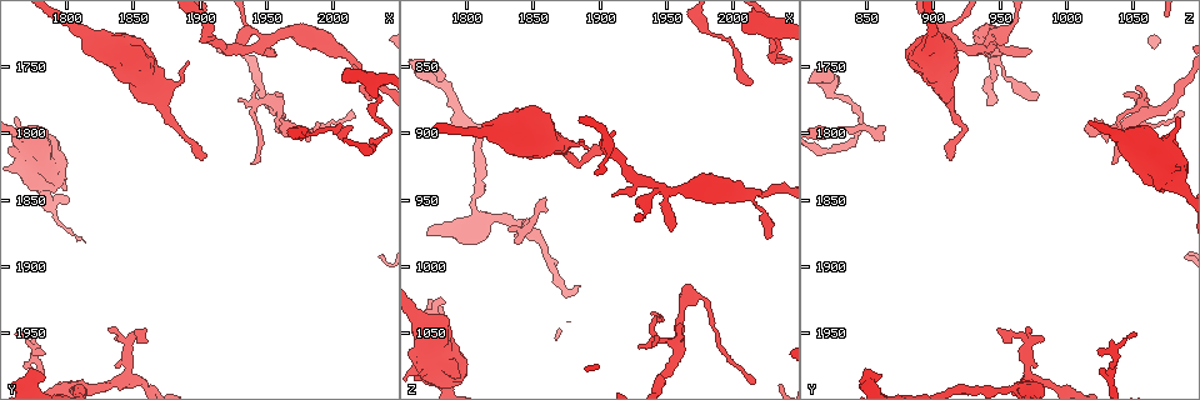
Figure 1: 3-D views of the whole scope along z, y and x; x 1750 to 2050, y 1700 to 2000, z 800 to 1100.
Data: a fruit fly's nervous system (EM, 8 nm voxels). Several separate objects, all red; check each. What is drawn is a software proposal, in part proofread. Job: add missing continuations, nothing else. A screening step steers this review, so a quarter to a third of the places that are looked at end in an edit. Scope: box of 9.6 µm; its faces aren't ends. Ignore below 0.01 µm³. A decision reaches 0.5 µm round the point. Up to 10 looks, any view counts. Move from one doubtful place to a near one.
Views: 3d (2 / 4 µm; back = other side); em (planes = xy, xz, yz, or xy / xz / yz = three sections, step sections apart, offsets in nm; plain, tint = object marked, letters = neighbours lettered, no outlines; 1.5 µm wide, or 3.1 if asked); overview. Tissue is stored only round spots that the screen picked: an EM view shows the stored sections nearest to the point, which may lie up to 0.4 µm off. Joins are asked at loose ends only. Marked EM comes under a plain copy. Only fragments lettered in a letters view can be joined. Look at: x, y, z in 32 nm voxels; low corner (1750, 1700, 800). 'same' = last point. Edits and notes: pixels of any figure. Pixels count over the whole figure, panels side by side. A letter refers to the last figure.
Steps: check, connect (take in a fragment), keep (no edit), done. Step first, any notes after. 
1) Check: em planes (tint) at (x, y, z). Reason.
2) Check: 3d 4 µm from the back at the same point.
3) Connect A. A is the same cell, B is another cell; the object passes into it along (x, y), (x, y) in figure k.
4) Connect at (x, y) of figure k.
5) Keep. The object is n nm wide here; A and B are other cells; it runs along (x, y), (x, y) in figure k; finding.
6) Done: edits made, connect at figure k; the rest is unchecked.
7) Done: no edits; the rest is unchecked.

Check: em planes (tint) at (2008, 1756, 822). An open end.

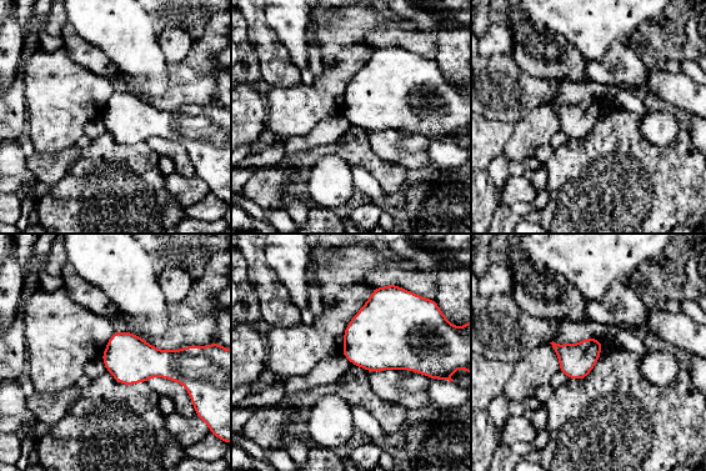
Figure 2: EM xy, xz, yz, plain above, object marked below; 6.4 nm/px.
Check: em planes (letters) at the same point.

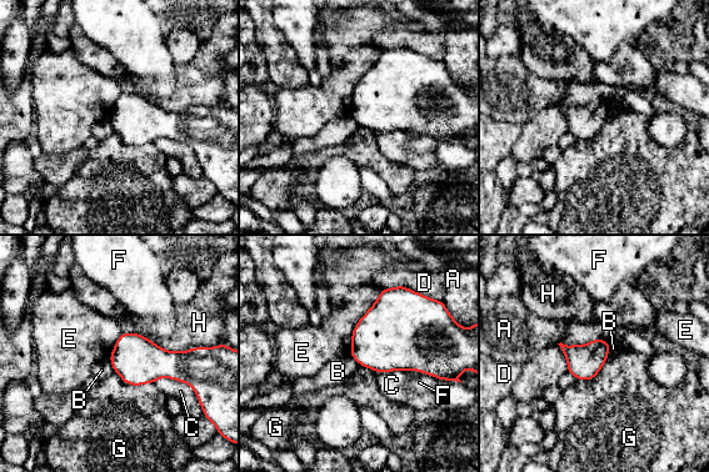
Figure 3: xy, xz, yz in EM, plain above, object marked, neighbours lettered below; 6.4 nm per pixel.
Keep. The longest contact is with E, 480 nm; A, B, C, D, E, F, G and H are other cells; a border runs along (612, 345), (605, 361) in figure 3; none of them fits.

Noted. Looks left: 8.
Check: 3d 2 µm at (1906, 1818, 914). Tapers out.

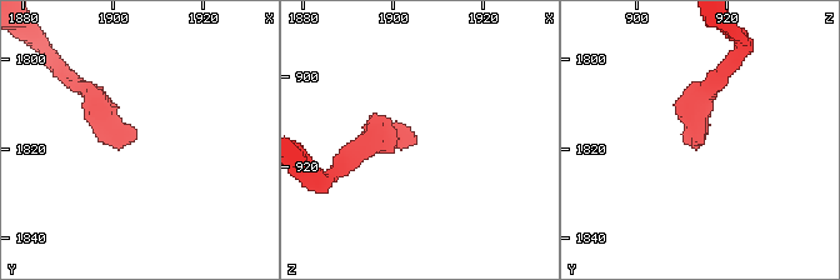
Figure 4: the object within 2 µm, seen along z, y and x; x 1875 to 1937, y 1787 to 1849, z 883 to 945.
Check: em planes (letters) at (1905, 1818, 914).

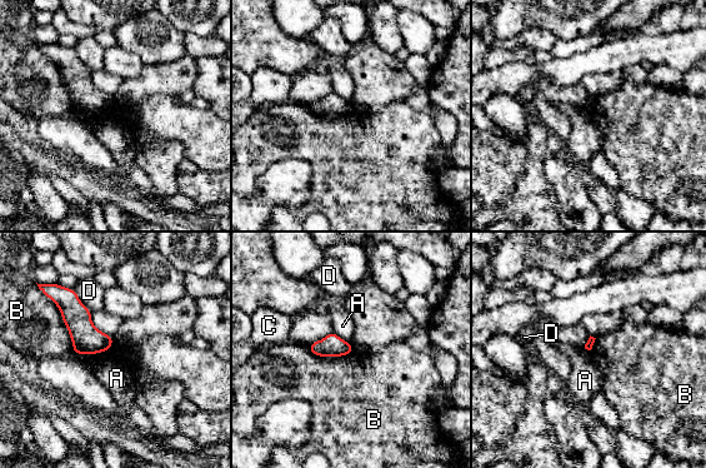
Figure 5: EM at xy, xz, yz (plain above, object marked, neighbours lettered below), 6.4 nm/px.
Keep. A, B, C and D are other cells; a border runs along (44, 294), (59, 309), (74, 352) in figure 5; no lettered fragment goes on from it.

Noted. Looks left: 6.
Check: em xy step 8 (tint) at (2016, 1794, 862). Thin end.

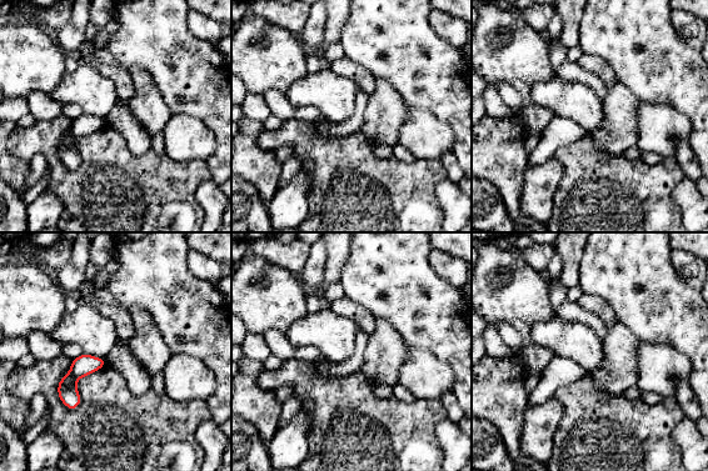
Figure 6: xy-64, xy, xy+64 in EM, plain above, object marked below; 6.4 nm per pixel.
Check: em planes (letters) at the same point. Cut it another way.

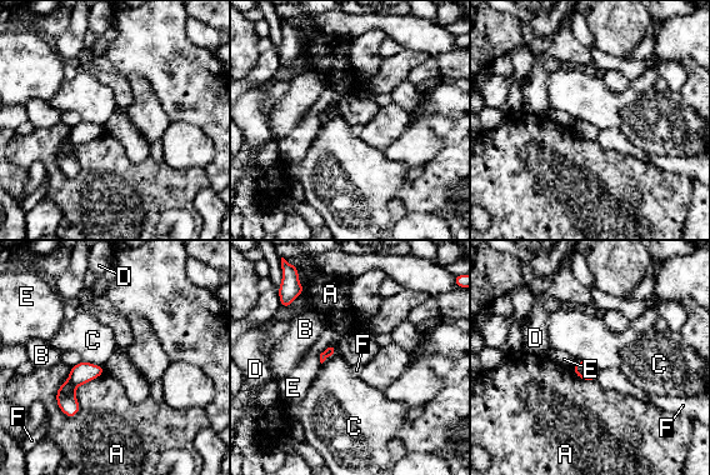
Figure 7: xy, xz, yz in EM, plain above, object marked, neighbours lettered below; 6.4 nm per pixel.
Keep. A, B, C, D, E and F are other cells; it runs along (100, 369), (70, 386), (70, 414) in figure 7; none of them fits.

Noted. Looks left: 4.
Check: 3d 2 µm at (1780, 1980, 860). End of a long branch.

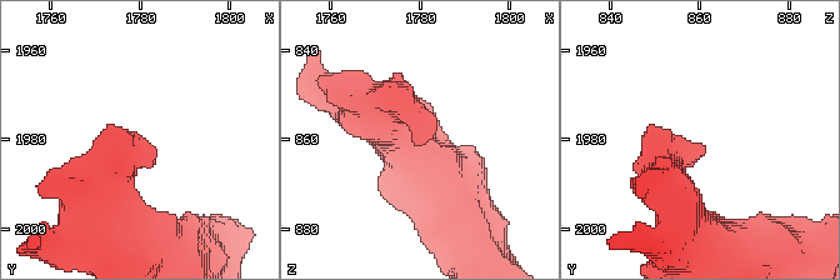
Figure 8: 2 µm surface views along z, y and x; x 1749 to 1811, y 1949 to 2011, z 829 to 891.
Check: em planes (letters) at (1779, 1981, 861). Now the EM.

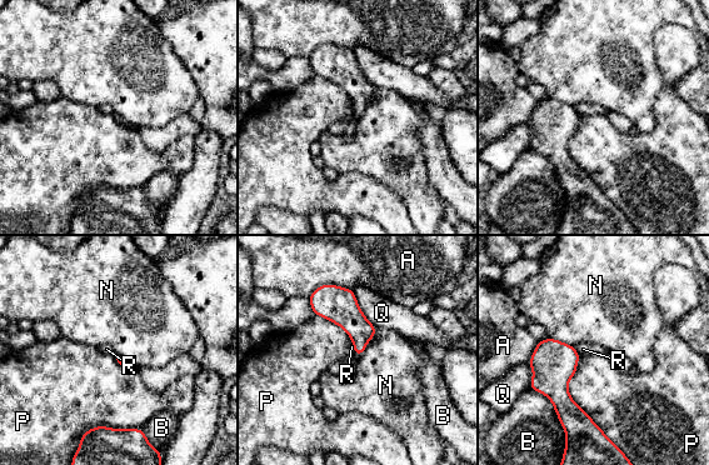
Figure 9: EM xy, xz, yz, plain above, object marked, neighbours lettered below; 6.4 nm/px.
Keep. A, B, N, P, Q and R are other cells; a border runs along (377, 329), (367, 348), (355, 356) in figure 9; no lettered fragment goes on from it.

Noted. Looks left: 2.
Done: no edits; the rest is unchecked.

